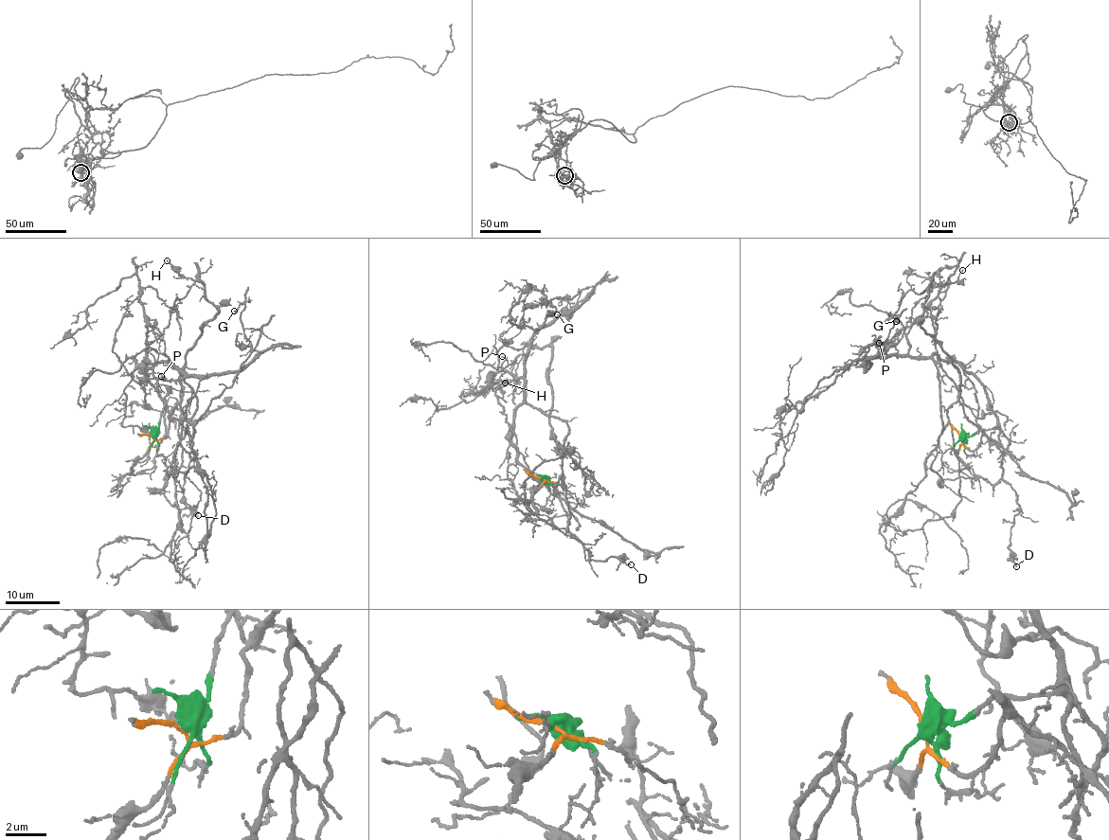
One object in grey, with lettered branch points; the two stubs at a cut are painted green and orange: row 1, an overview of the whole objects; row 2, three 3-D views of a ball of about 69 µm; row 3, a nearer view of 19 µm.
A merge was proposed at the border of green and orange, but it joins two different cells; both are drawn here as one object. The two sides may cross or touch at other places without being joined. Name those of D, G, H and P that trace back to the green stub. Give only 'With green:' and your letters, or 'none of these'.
With green: D, G, P

